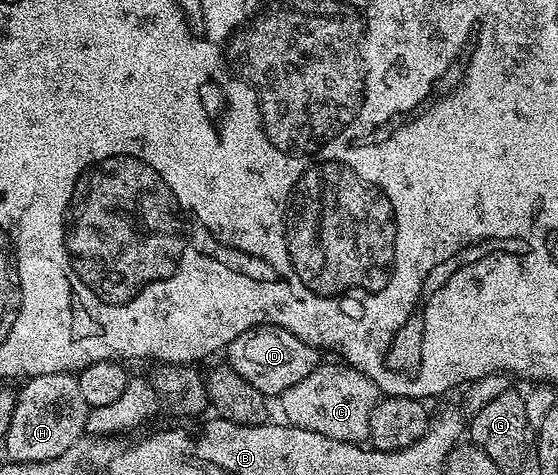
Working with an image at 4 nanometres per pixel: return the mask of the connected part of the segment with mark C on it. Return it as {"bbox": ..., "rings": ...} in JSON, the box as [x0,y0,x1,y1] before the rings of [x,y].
{"bbox":[278,363,378,445],"rings":[[[320,363],[302,382],[294,382],[290,390],[280,393],[278,403],[284,411],[283,419],[294,428],[314,430],[347,444],[363,445],[370,434],[370,414],[378,399],[376,383],[351,364],[335,363]]]}

